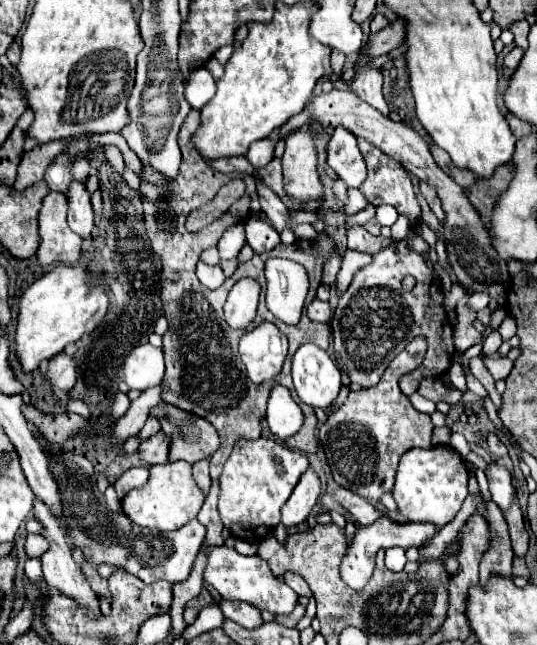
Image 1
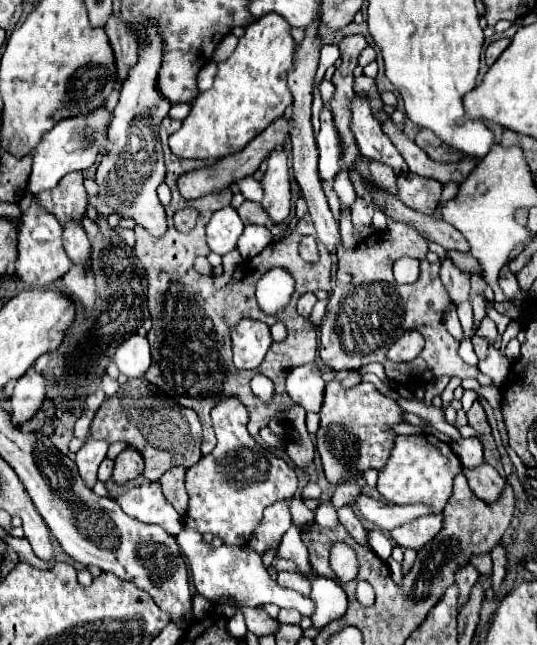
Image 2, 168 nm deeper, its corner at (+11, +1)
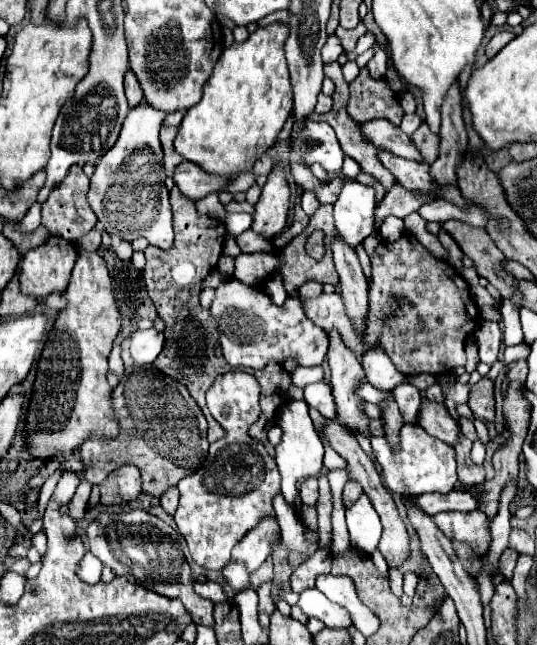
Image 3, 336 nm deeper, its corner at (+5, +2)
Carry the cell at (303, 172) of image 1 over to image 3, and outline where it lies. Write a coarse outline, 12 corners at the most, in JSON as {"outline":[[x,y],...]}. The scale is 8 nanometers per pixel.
{"outline":[[275,167],[255,205],[251,229],[269,239],[287,223],[291,191]]}

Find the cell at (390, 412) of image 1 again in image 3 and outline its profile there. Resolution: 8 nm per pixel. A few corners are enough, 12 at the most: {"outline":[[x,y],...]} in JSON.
{"outline":[[329,335],[331,387],[337,419],[365,437],[369,417],[355,385],[365,379],[359,359]]}

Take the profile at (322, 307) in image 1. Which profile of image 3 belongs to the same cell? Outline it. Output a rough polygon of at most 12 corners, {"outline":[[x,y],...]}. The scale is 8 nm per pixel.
{"outline":[[305,281],[299,289],[301,299],[319,297],[323,285],[317,281]]}

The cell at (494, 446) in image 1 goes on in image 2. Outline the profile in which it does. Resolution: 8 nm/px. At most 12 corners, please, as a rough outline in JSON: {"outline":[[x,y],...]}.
{"outline":[[479,402],[467,412],[469,426],[479,434],[491,434]]}

